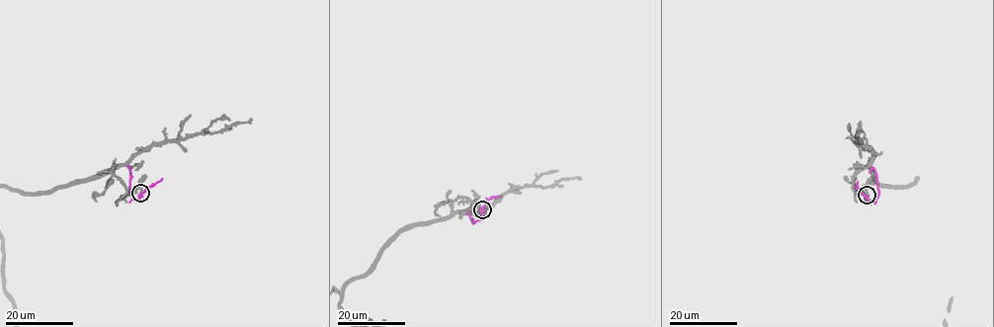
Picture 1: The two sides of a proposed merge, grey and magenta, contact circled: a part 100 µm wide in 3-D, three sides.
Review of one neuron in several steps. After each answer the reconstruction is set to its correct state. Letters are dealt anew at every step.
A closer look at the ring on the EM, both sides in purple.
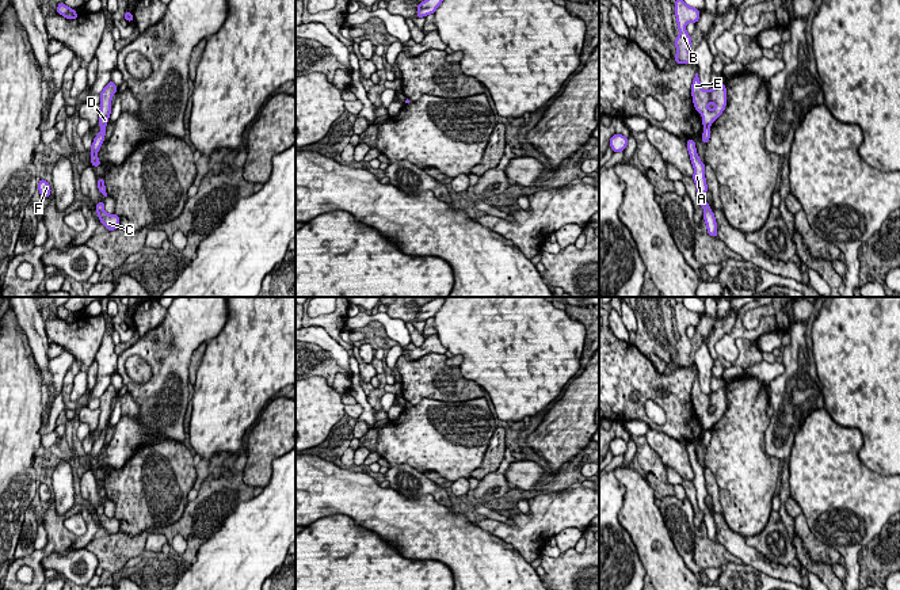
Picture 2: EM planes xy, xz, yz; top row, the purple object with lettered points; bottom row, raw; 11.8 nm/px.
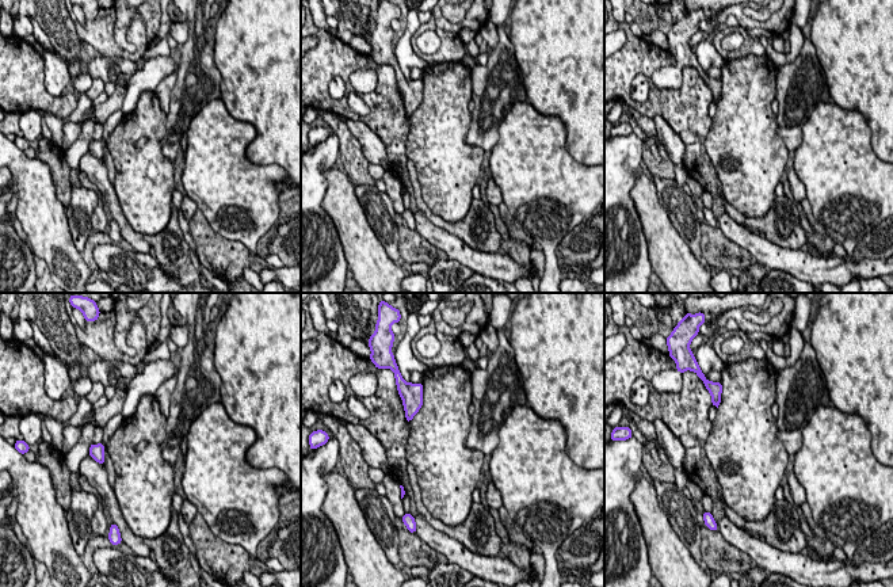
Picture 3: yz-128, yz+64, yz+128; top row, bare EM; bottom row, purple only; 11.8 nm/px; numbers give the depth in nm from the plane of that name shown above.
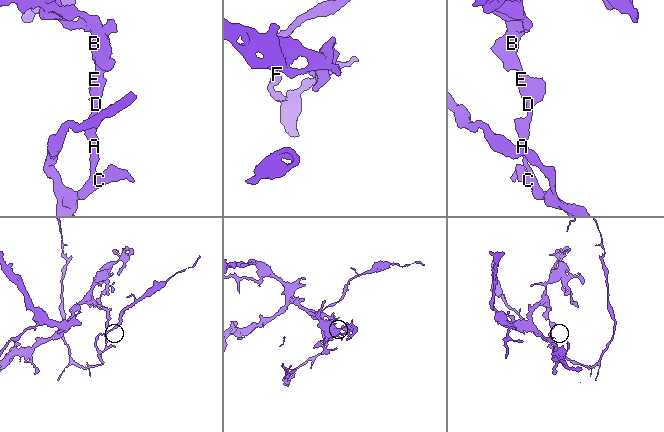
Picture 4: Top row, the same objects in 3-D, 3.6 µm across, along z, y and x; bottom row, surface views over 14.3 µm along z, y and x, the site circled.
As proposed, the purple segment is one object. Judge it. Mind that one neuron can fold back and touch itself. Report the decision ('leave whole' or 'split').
split

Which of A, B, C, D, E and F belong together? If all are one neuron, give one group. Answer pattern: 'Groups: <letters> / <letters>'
Groups: A C F / B D E

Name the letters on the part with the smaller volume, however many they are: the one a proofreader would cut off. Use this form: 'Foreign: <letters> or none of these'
Foreign: A, C, F

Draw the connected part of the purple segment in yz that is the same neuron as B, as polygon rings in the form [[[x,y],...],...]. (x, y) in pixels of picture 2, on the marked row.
[[[683,0],[675,1],[675,15],[678,22],[679,35],[675,39],[676,56],[674,60],[679,65],[691,64],[694,58],[690,54],[691,35],[687,34],[686,24],[689,22],[697,23],[701,15],[697,8],[687,5]]]

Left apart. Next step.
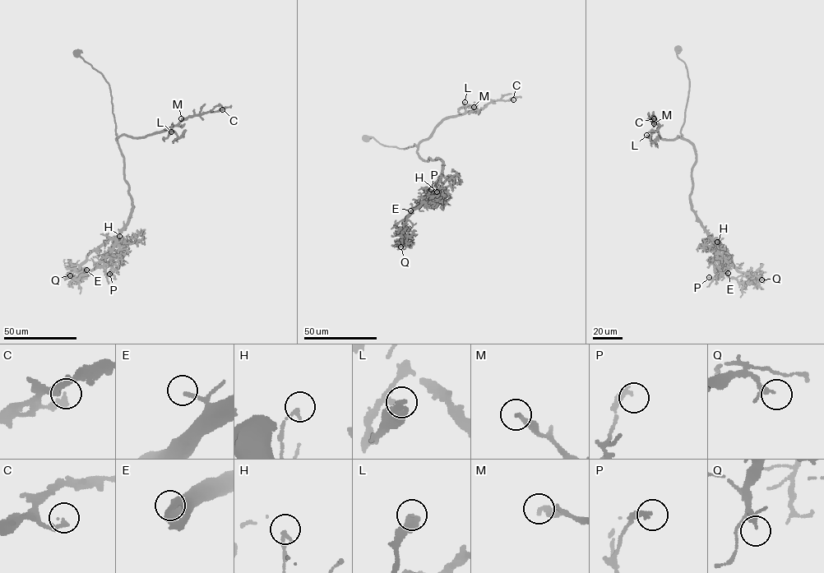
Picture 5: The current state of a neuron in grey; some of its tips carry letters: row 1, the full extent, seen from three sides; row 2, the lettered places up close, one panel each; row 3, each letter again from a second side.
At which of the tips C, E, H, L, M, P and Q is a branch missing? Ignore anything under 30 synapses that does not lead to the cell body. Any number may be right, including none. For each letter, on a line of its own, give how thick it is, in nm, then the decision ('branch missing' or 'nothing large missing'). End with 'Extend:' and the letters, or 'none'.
C: calibre 190 nm; nothing large missing
E: calibre 200 nm; nothing large missing
H: calibre 190 nm; nothing large missing
L: calibre 500 nm; nothing large missing
M: calibre 240 nm; nothing large missing
P: calibre 300 nm; nothing large missing
Q: calibre 190 nm; nothing large missing
Extend: none

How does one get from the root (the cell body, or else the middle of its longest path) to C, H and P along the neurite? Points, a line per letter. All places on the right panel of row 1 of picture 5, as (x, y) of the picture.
C: (678, 48), (689, 85), (682, 138), (663, 140), (654, 118)
H: (678, 48), (689, 85), (680, 133), (696, 154), (691, 209), (715, 247), (717, 242)
P: (678, 48), (689, 85), (680, 133), (696, 154), (691, 209), (720, 265), (712, 280), (709, 277)

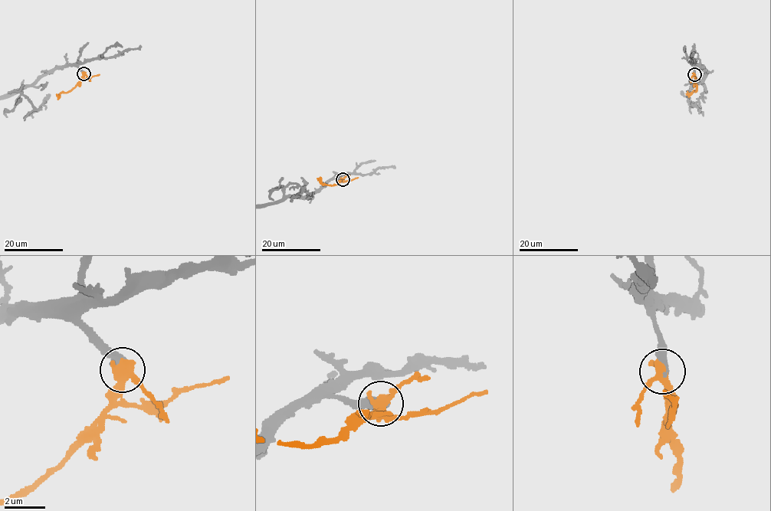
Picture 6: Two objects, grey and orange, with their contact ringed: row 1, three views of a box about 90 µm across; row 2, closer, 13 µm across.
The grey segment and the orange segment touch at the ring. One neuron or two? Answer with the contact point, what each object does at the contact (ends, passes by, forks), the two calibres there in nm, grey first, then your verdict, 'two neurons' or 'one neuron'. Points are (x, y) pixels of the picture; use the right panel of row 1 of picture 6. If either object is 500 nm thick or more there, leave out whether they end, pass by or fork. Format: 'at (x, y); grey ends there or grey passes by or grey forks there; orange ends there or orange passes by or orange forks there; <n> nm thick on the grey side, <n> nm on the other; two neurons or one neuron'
at (694, 74); grey ends there; orange passes by; 380 nm thick on the grey side, 440 nm on the other; one neuron

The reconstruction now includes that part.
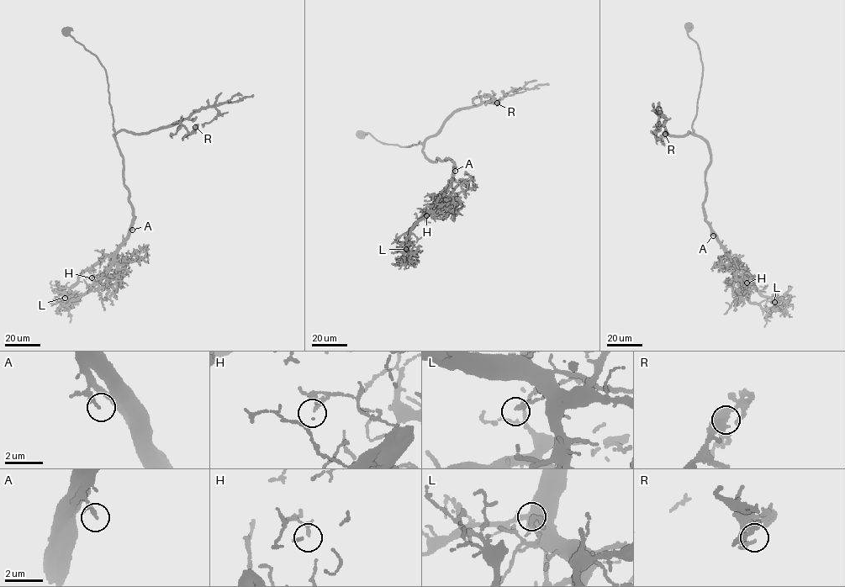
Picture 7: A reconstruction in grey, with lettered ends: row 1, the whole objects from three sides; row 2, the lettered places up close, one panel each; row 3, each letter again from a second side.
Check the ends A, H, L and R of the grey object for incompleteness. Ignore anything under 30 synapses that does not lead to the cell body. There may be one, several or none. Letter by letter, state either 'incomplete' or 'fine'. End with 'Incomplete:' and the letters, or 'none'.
A: fine
H: fine
L: fine
R: fine
Incomplete: none

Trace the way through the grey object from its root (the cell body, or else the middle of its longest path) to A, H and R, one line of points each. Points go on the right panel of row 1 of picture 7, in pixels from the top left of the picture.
A: (689, 26), (687, 34), (698, 44), (702, 62), (691, 129), (706, 143), (710, 154), (703, 208), (713, 235)
H: (689, 26), (703, 71), (691, 129), (710, 154), (705, 219), (734, 276), (747, 282)
R: (689, 26), (703, 71), (694, 134), (672, 136), (662, 125), (655, 132), (657, 139), (665, 134)

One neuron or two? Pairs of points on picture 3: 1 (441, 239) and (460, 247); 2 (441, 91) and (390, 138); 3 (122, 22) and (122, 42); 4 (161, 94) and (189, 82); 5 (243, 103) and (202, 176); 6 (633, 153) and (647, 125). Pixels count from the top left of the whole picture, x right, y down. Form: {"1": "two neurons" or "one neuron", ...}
{"1": "one neuron", "2": "two neurons", "3": "one neuron", "4": "two neurons", "5": "two neurons", "6": "two neurons"}

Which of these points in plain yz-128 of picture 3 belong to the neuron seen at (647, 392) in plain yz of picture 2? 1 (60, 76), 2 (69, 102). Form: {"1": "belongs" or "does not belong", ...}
{"1": "does not belong", "2": "belongs"}

